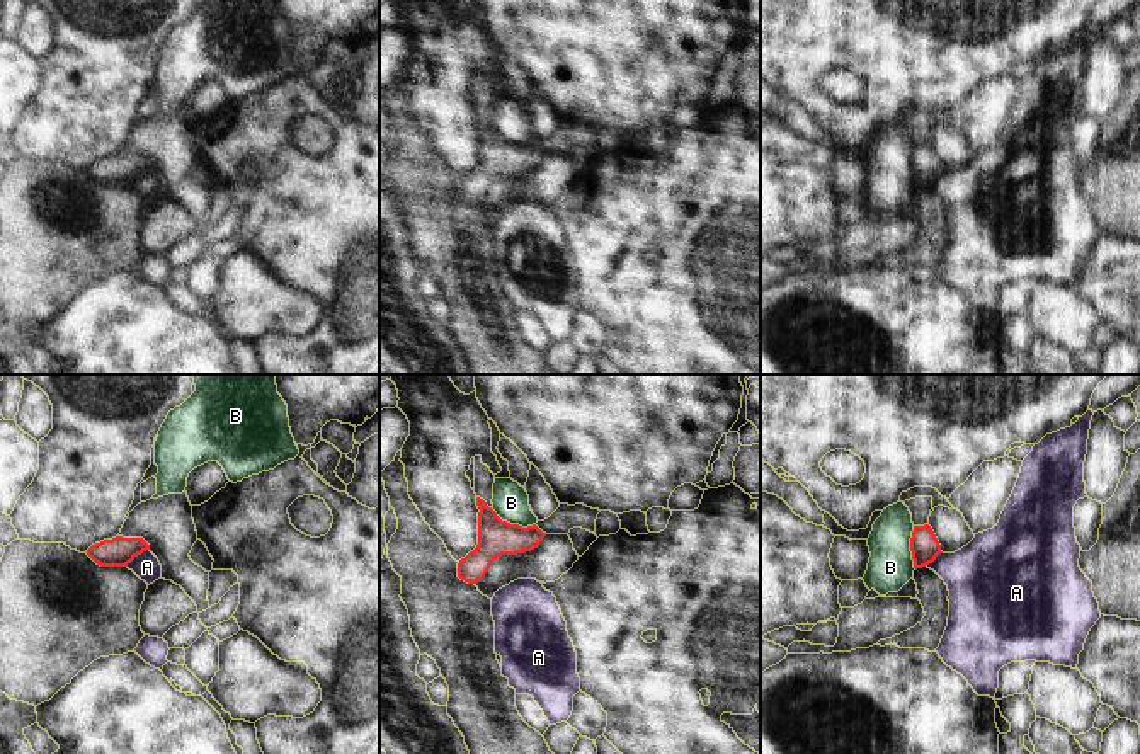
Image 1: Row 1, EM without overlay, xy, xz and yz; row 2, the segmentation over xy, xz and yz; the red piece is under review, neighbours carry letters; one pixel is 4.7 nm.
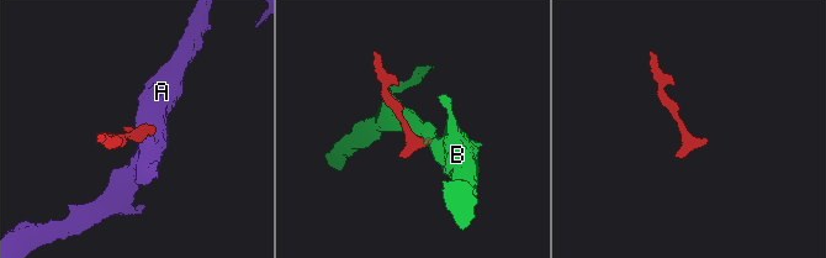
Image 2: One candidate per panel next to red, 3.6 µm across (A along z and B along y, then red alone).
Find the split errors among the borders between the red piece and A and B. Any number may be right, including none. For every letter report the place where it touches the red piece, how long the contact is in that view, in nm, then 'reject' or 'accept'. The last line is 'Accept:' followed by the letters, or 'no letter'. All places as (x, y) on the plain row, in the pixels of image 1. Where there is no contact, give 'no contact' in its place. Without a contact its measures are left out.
A: contact xy (136, 174); length 140 nm; reject
B: contact xz (514, 143); length 220 nm; reject
Accept: no letter

